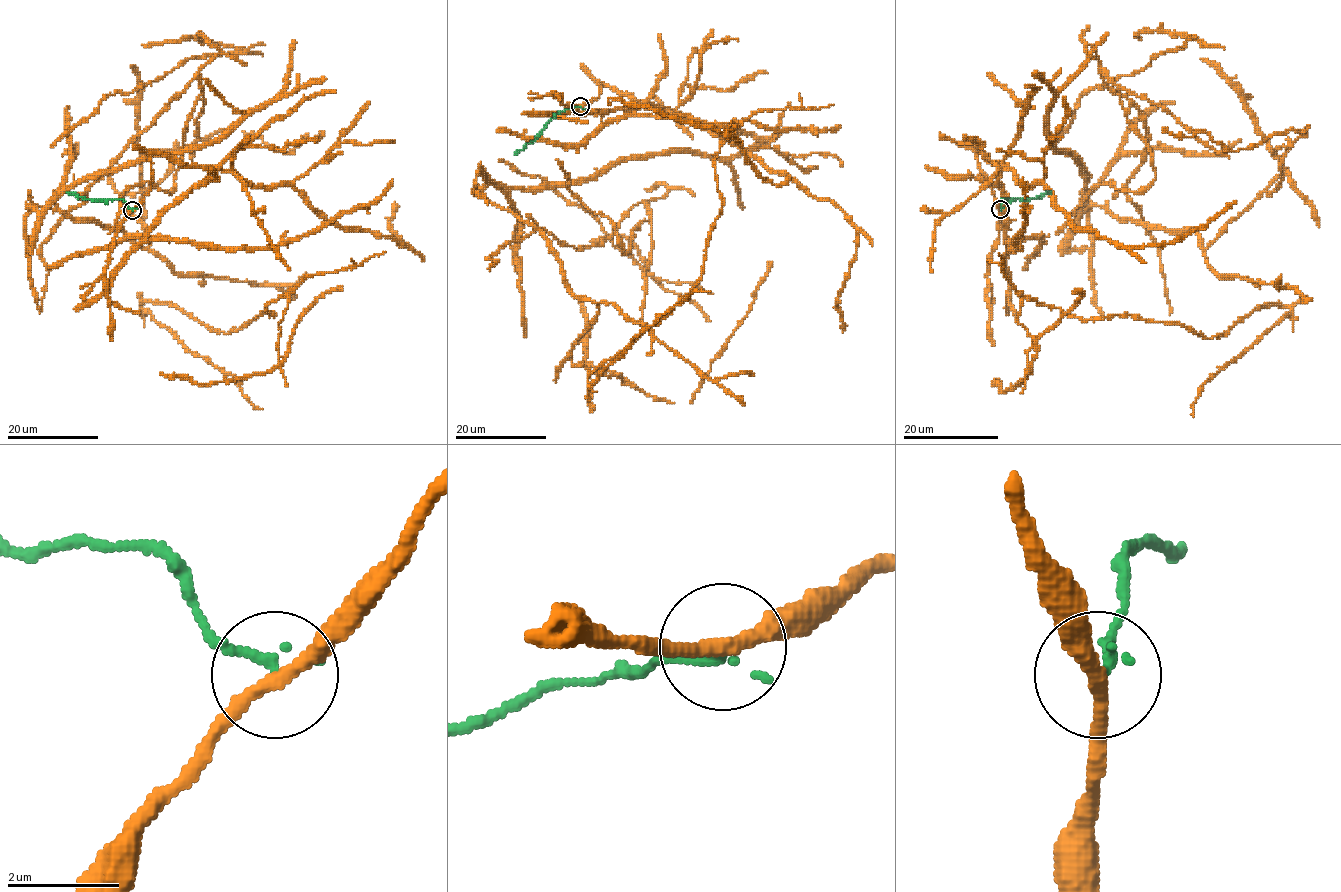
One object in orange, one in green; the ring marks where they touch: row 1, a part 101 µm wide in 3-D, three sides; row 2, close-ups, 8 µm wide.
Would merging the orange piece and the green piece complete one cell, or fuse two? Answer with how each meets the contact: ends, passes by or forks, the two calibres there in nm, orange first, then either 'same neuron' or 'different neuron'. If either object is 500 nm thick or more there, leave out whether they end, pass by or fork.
orange passes by | green passes by | 280/110 nm | different neuron

